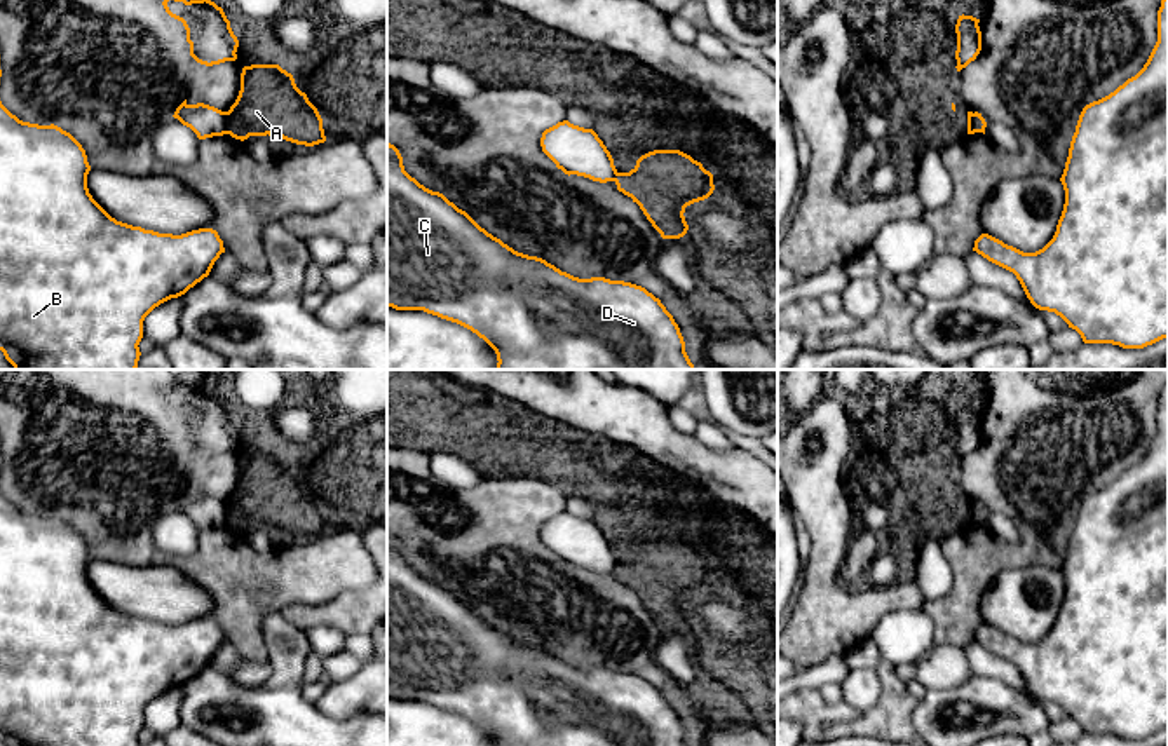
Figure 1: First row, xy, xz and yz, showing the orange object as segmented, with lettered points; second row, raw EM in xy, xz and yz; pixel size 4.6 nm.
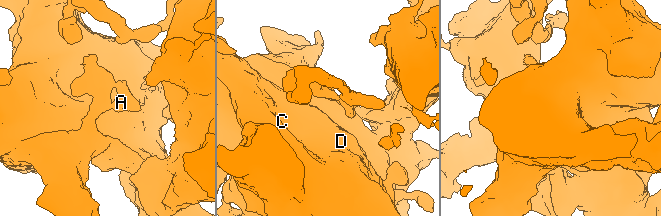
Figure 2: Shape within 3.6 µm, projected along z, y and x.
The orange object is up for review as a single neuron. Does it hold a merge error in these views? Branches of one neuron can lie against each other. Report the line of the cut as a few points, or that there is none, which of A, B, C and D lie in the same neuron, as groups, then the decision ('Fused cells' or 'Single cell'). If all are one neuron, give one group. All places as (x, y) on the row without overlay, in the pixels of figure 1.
Split along xy (225, 502), (229, 523). Groups: A / B C D. Fused cells

